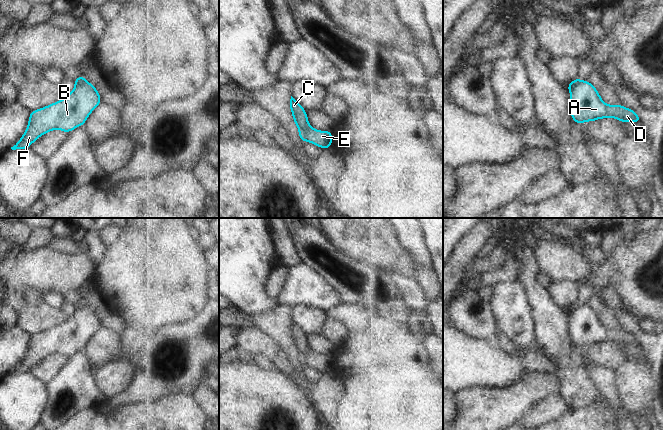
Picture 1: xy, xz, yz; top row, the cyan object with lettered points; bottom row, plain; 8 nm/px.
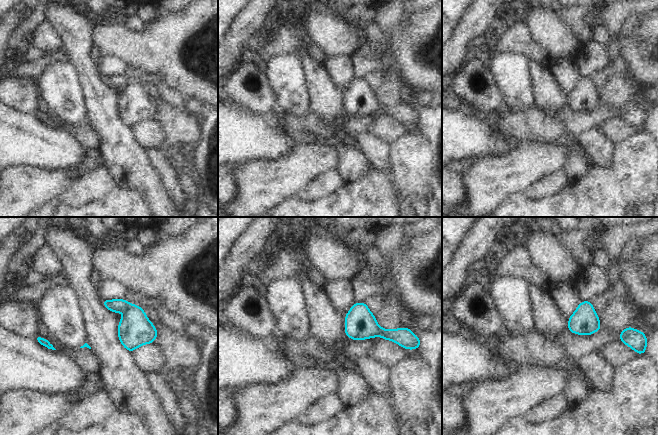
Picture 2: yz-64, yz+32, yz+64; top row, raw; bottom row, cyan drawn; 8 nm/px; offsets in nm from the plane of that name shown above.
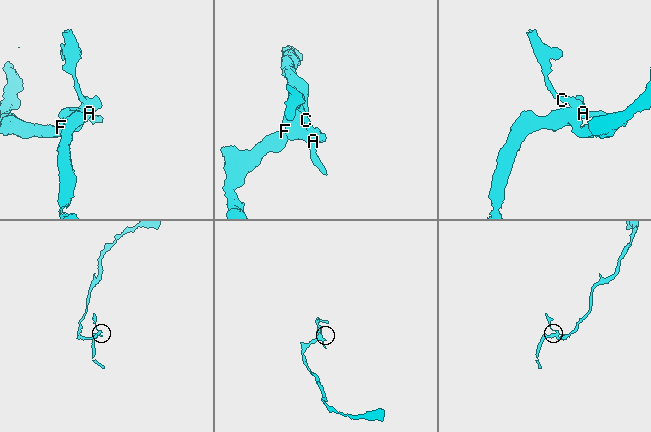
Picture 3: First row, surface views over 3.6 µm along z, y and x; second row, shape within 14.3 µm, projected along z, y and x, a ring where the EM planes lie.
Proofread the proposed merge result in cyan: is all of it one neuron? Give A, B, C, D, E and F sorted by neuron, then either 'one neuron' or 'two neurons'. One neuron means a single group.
groups A B D E F / C; two neurons

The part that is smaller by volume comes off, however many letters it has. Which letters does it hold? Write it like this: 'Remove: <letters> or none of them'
Remove: C

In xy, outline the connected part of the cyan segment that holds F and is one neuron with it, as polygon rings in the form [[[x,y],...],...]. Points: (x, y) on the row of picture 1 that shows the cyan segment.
[[[91,83],[76,85],[62,100],[31,111],[25,133],[11,149],[29,148],[41,135],[54,129],[69,133],[82,126],[100,103],[100,95]]]

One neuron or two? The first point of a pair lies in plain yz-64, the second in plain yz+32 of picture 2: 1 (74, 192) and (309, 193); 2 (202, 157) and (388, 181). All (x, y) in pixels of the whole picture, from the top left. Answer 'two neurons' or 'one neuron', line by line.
1: one neuron
2: two neurons

